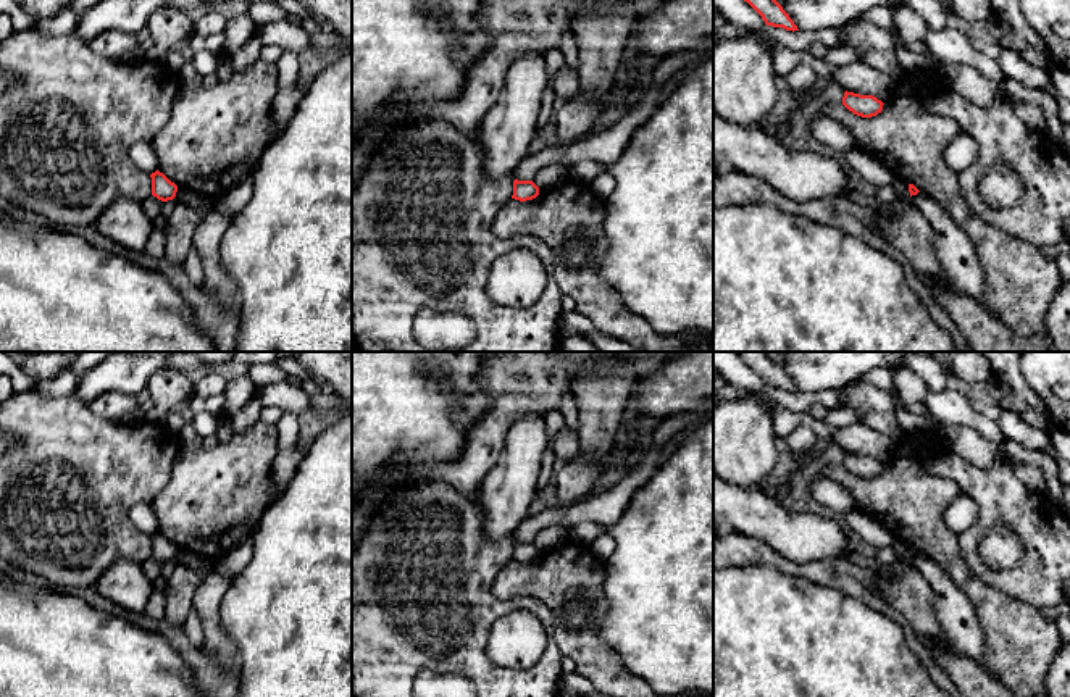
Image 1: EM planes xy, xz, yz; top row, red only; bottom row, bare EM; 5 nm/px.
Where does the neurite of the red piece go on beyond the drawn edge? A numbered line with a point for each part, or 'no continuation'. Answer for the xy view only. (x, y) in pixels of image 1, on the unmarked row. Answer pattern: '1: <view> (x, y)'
no continuation

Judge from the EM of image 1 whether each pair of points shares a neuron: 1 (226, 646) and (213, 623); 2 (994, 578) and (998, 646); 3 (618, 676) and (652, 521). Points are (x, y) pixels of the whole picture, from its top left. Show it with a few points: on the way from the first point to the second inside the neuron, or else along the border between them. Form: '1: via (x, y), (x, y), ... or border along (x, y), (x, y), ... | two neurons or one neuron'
1: via (221, 641), (213, 633), (213, 628) | one neuron
2: border along (967, 563), (990, 586), (1030, 604) | two neurons
3: border along (601, 628), (599, 638), (631, 671), (644, 680) | two neurons

